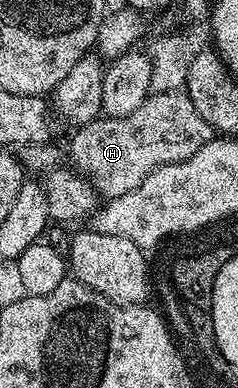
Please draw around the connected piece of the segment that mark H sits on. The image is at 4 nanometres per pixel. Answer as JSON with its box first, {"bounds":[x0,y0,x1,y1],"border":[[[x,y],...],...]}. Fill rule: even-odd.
{"bounds":[68,89,216,200],"border":[[[182,89],[151,93],[144,105],[128,113],[128,117],[99,117],[77,128],[73,134],[74,140],[68,144],[73,170],[89,180],[103,200],[115,199],[136,189],[157,167],[192,157],[216,135],[208,121],[196,113],[196,105],[192,105]]]}

